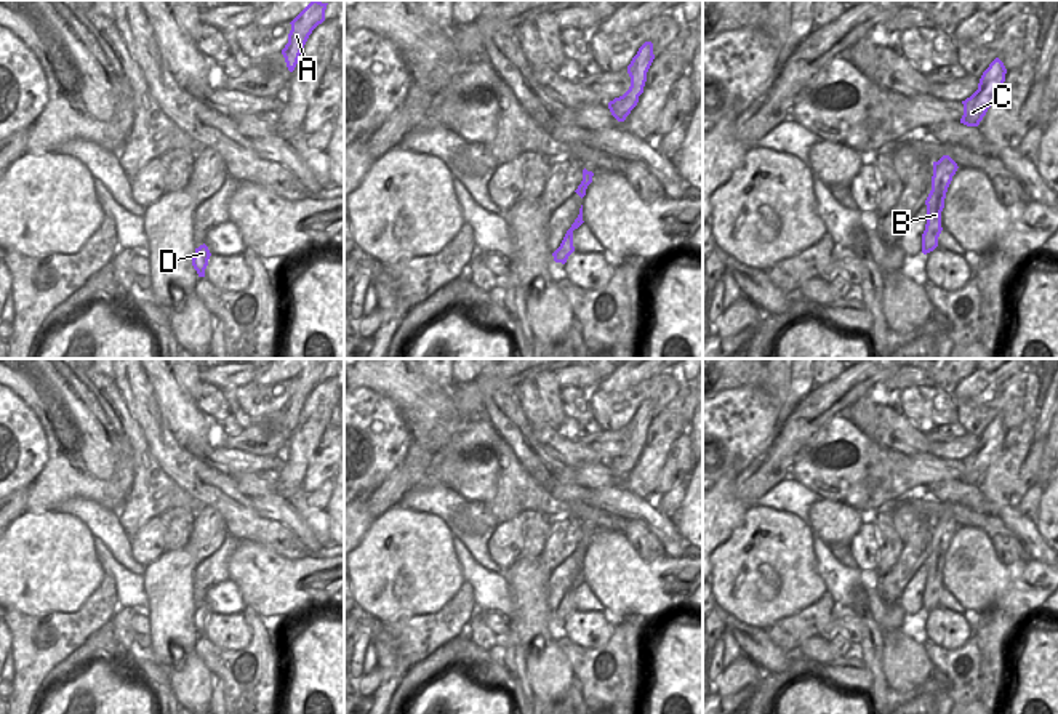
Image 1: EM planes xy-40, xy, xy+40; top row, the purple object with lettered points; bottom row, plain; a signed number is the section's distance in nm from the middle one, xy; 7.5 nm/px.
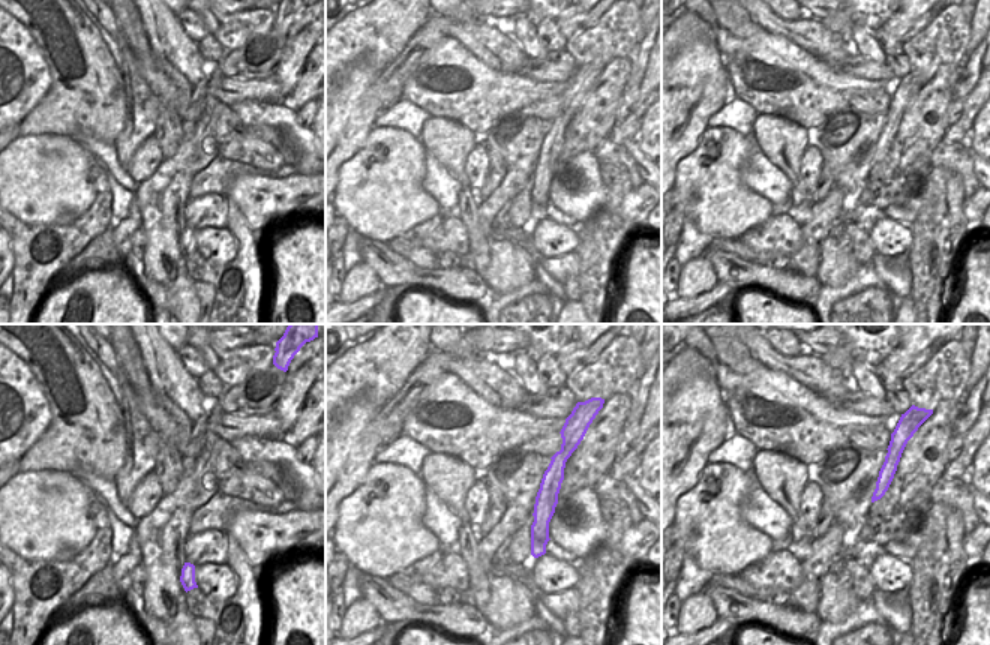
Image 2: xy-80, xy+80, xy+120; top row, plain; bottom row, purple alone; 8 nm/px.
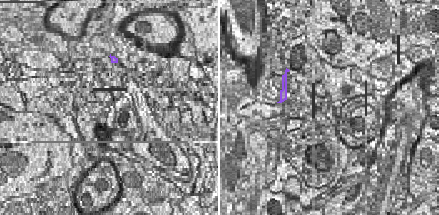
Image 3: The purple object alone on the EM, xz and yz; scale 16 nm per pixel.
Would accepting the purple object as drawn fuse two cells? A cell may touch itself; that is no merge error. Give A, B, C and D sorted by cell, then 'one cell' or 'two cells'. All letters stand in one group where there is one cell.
A B C D | one cell

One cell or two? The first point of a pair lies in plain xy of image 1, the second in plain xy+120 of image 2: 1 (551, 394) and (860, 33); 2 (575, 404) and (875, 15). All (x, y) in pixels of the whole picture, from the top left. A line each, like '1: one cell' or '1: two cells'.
1: one cell
2: two cells

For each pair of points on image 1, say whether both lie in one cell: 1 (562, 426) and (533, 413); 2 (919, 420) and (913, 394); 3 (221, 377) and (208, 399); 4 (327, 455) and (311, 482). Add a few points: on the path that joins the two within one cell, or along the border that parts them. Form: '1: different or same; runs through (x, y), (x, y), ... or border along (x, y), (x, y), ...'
1: different; border along (537, 386), (551, 425)
2: same; runs through (917, 413), (913, 401)
3: different; border along (200, 381), (215, 385), (220, 389)
4: same; runs through (325, 461), (316, 476)

